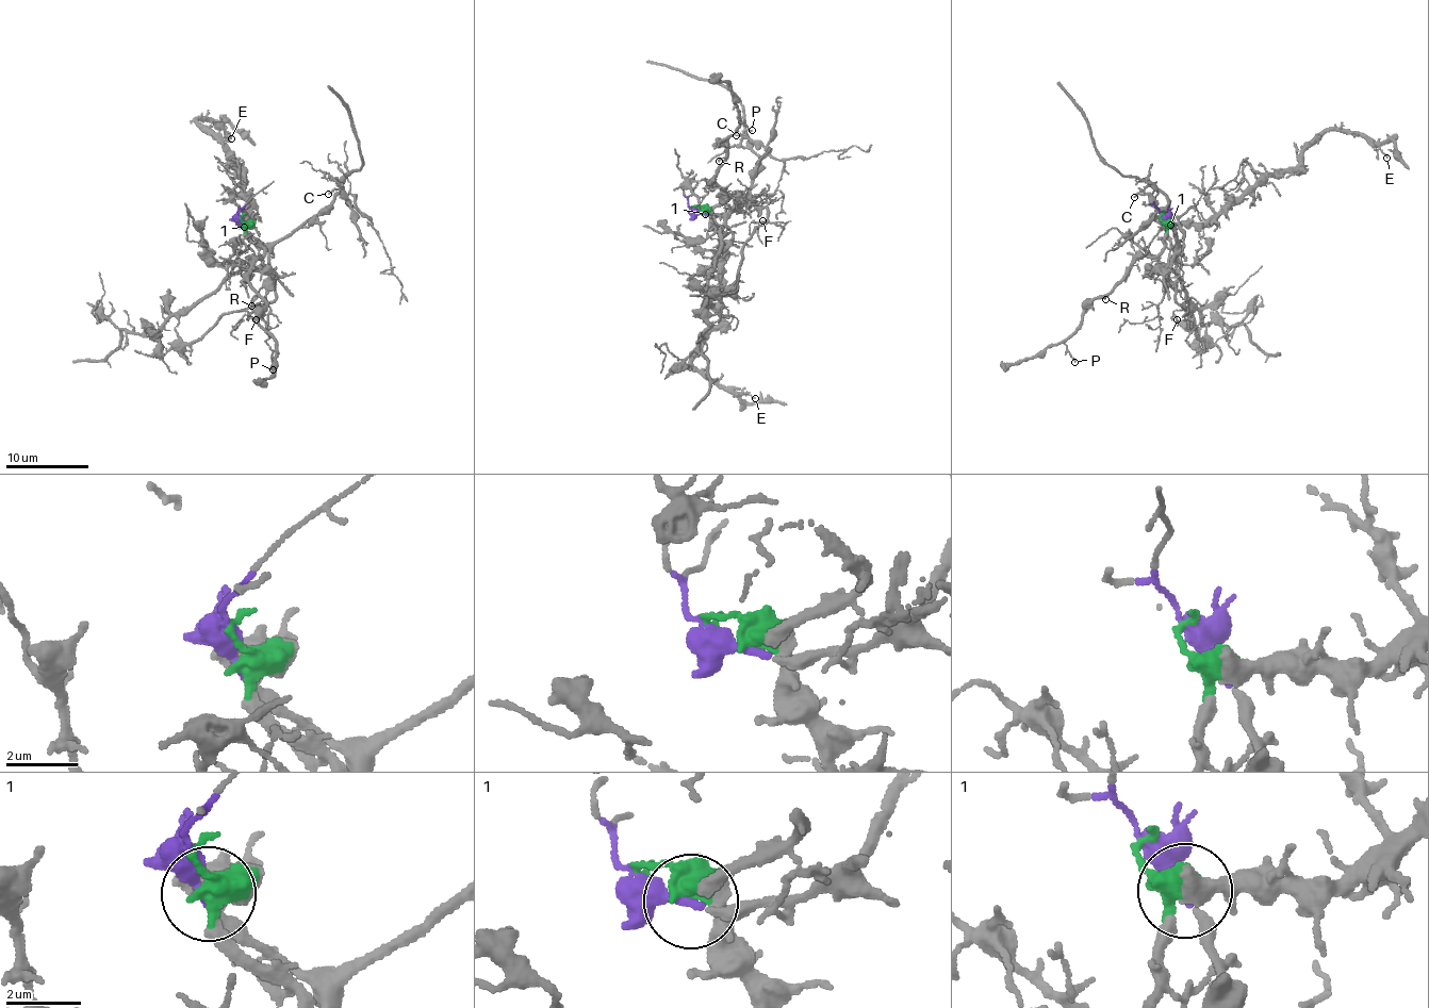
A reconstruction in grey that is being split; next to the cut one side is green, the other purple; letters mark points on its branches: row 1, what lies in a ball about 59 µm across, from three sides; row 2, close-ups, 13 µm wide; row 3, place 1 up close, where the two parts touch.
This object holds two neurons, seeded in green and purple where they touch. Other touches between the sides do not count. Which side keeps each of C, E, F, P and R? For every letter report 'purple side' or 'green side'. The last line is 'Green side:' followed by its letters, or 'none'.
C: purple side
E: green side
F: purple side
P: green side
R: green side
Green side: E, P, R

